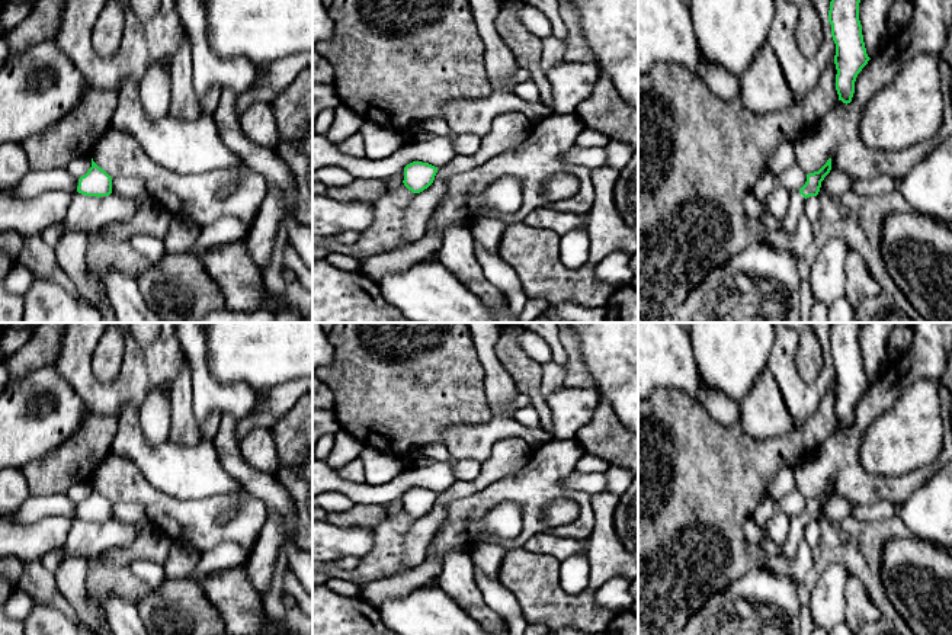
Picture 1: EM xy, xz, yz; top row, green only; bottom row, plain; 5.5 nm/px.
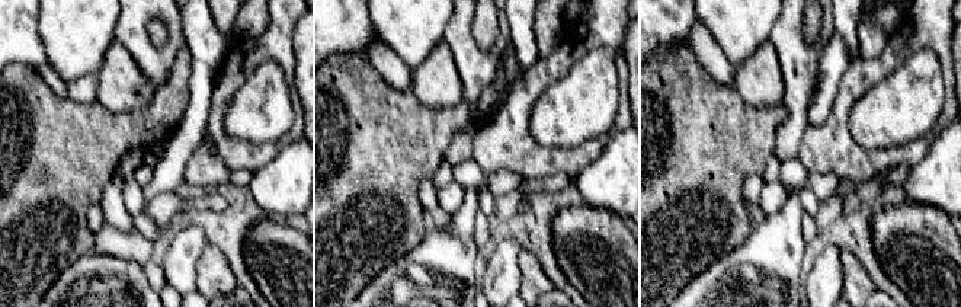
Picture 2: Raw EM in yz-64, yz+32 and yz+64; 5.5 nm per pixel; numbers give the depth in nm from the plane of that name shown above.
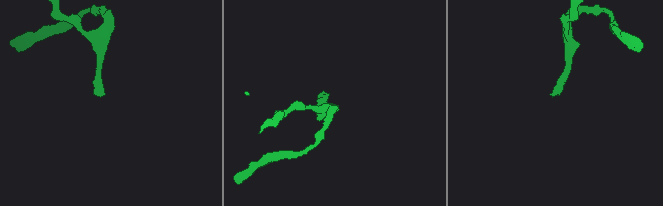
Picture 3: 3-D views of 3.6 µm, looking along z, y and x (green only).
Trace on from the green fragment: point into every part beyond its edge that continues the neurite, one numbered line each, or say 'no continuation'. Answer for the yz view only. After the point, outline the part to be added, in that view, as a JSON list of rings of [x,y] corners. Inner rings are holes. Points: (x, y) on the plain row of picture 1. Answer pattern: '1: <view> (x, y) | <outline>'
1: yz (797, 531) | [[[799,516],[791,519],[789,533],[786,542],[779,548],[779,554],[788,561],[796,557],[799,543],[805,539],[805,523]]]

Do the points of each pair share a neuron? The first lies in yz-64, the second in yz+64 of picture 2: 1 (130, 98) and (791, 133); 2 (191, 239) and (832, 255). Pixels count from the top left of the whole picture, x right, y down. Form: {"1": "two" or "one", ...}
{"1": "two", "2": "one"}

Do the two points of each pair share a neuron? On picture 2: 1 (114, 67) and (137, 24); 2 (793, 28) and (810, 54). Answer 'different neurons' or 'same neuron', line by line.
1: different neurons
2: same neuron

